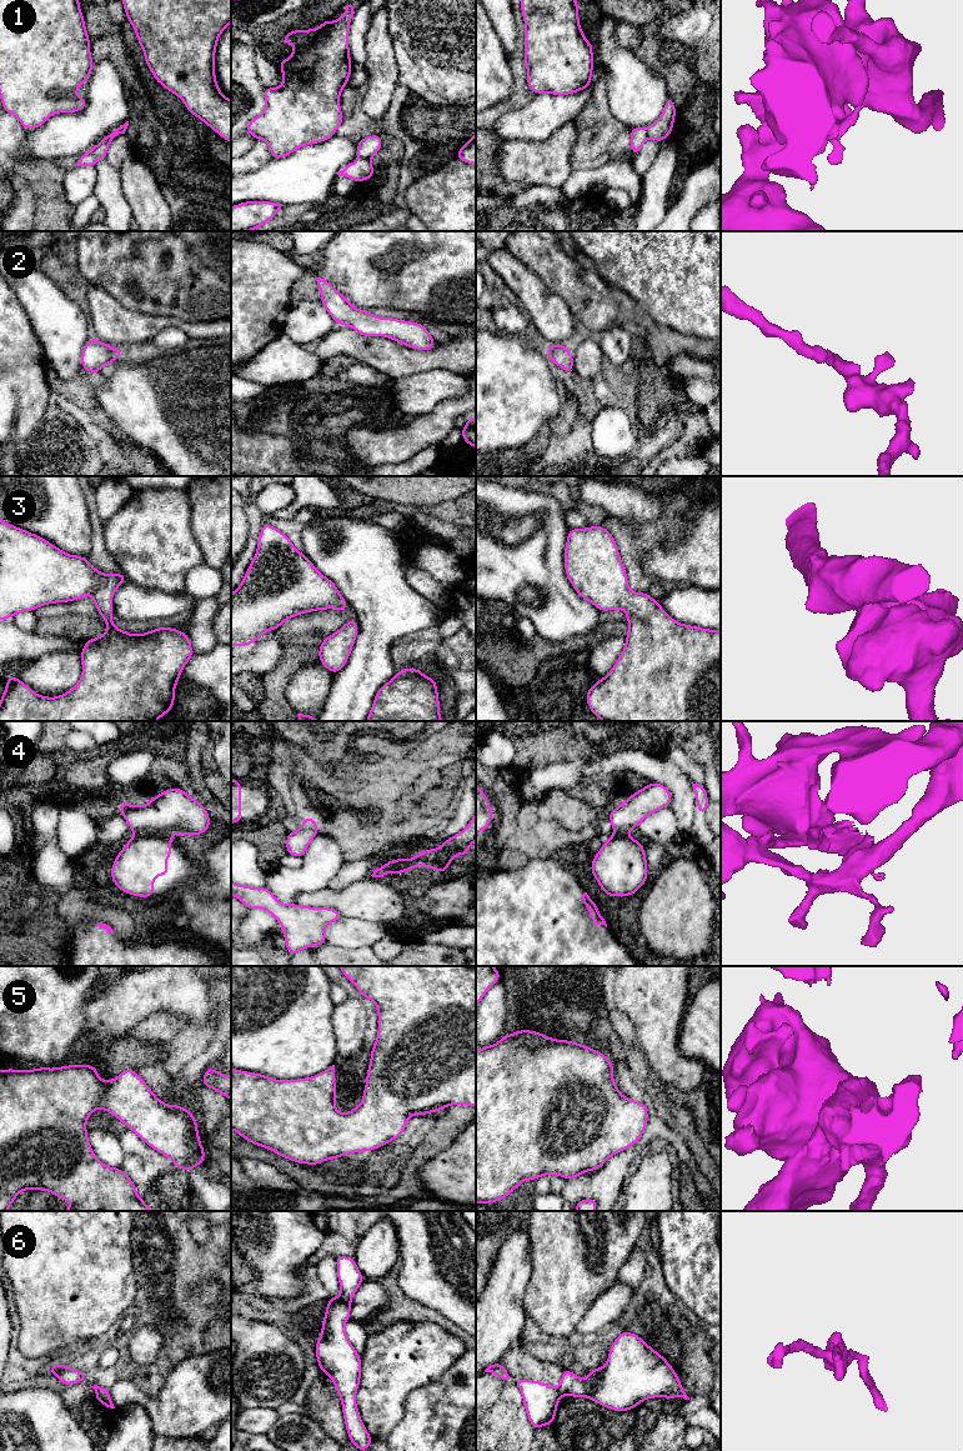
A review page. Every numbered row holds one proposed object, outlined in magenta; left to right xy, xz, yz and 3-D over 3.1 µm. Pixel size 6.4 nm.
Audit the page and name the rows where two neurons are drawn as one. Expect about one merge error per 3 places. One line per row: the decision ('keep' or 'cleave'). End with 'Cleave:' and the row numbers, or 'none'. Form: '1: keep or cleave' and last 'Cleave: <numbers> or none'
1: cleave
2: keep
3: keep
4: cleave
5: keep
6: cleave
Cleave: 1, 4, 6

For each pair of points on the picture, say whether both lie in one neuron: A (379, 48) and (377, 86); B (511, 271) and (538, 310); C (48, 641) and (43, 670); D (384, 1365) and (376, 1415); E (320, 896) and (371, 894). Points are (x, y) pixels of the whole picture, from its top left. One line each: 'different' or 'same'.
A: same
B: same
C: different
D: same
E: same

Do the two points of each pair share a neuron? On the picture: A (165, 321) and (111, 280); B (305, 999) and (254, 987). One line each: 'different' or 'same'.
A: different
B: same

